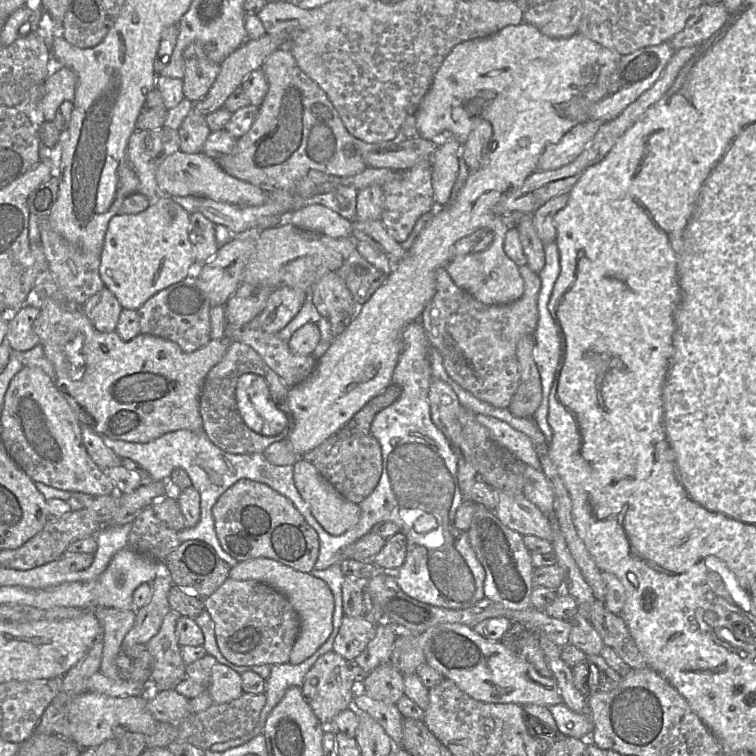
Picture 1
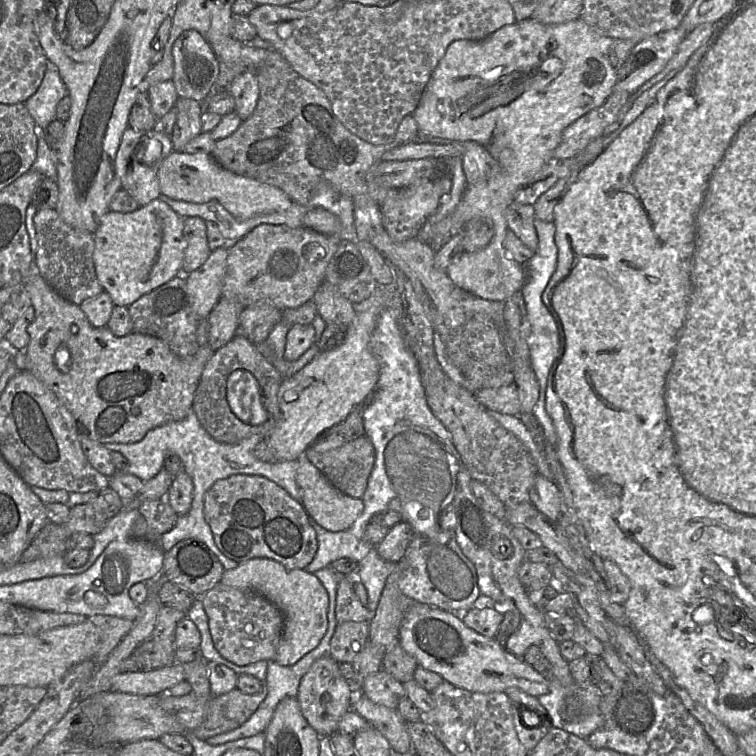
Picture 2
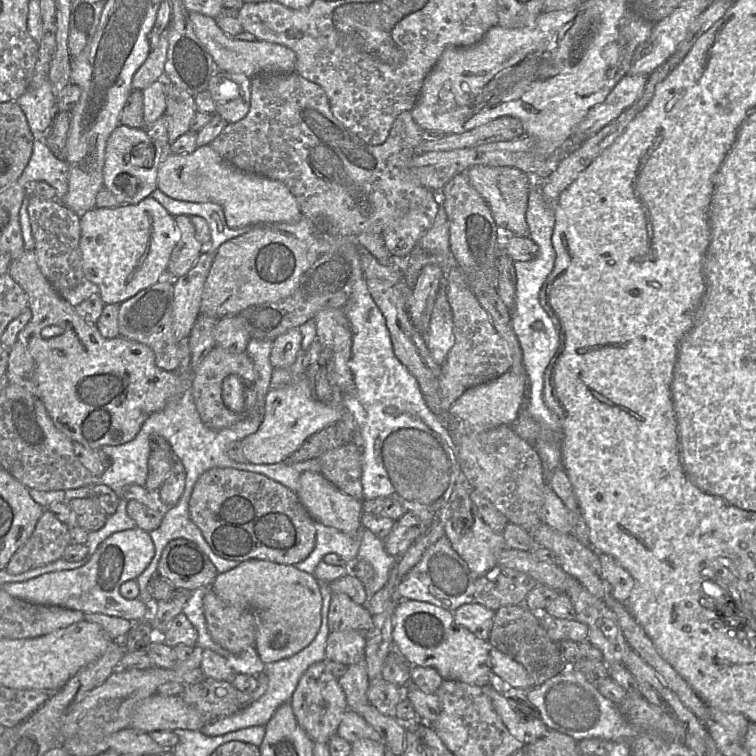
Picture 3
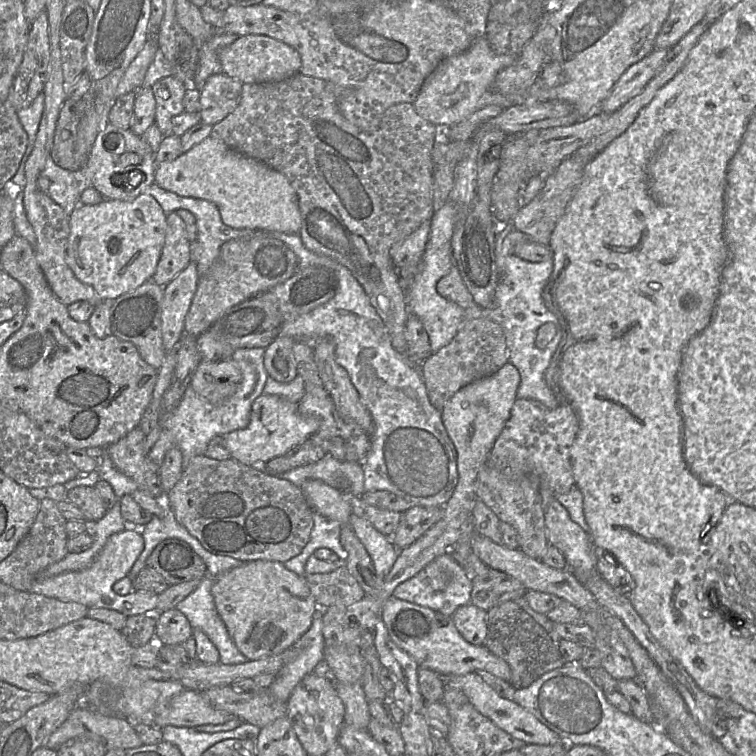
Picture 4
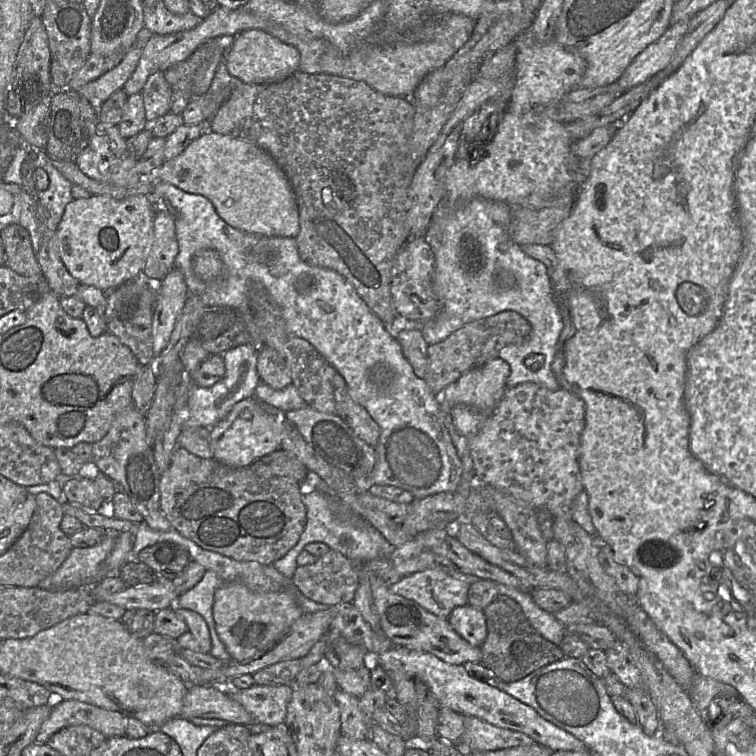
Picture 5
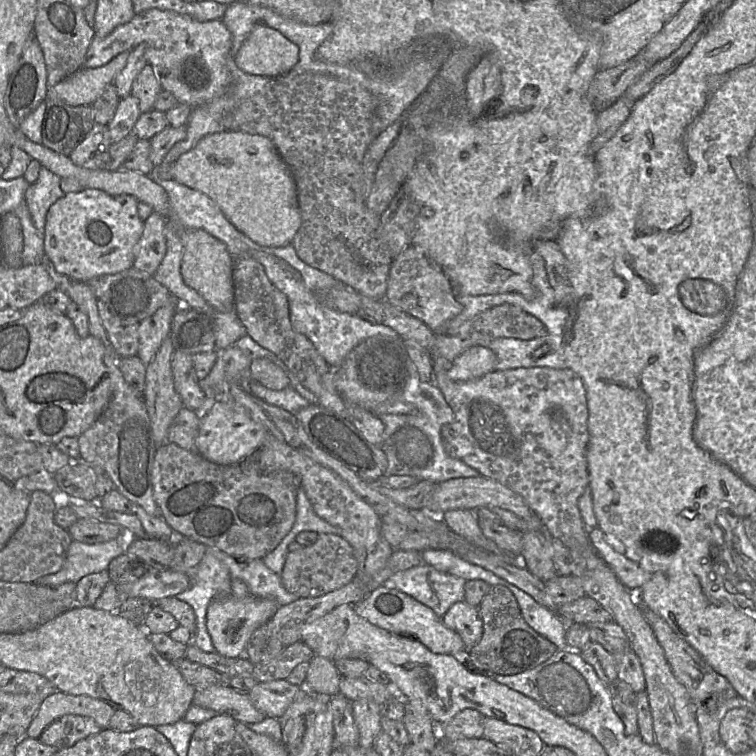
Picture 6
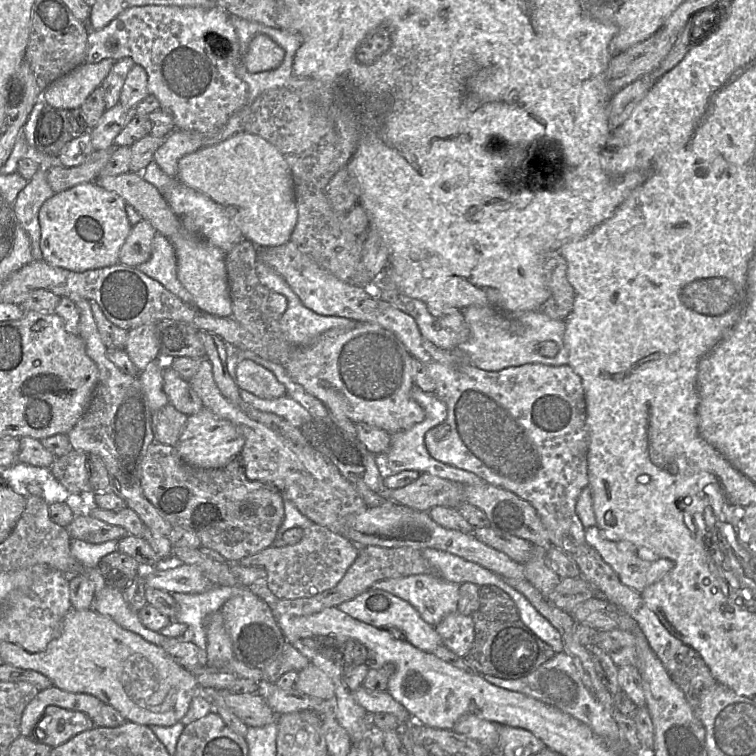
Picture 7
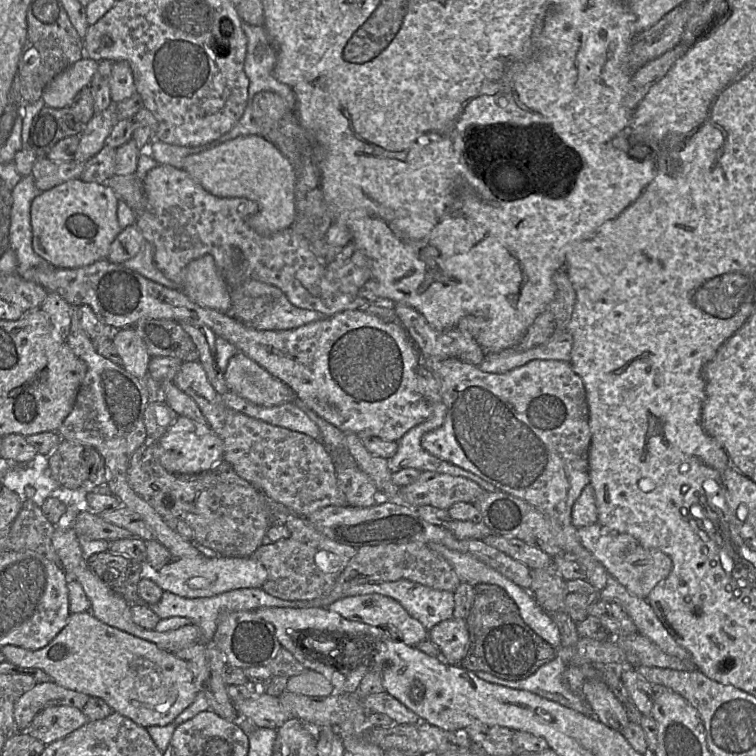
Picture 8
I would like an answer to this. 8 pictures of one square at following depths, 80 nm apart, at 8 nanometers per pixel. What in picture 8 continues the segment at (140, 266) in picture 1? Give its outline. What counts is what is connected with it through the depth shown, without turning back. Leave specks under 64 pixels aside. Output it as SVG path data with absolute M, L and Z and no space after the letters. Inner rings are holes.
M71 179L41 191L30 208L32 247L58 268L77 268L107 258L110 246L123 229L117 219L118 196L107 185Z

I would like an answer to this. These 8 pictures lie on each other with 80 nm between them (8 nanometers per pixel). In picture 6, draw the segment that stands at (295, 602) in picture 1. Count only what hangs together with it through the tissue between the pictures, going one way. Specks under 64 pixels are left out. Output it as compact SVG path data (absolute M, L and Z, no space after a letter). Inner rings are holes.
M233 595L222 596L212 601L206 615L206 627L211 637L215 653L225 658L243 656L253 633L267 623L279 607L273 598L244 597Z

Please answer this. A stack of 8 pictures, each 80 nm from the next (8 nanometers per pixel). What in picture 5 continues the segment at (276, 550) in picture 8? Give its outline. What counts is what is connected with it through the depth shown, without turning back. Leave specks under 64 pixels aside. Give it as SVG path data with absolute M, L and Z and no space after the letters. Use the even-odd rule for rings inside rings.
M330 549L313 564L298 566L290 582L303 596L314 602L328 606L352 603L358 588L358 567L346 555Z

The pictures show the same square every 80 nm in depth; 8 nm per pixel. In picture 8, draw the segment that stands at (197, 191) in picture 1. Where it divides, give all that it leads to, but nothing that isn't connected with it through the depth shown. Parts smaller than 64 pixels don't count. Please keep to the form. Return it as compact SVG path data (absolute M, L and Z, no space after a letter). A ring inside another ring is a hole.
M260 135L225 141L186 158L183 170L204 189L218 197L242 197L255 201L258 211L248 224L260 234L273 234L292 227L296 217L295 171L290 161Z

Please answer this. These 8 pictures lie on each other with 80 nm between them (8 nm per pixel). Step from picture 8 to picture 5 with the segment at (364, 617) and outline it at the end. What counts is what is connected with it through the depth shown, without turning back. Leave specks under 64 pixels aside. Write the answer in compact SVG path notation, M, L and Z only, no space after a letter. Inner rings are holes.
M371 576L371 590L379 614L383 632L396 645L428 652L446 663L463 665L466 662L481 661L480 647L470 645L449 624L447 618L441 618L420 606L413 600L393 594L382 578Z

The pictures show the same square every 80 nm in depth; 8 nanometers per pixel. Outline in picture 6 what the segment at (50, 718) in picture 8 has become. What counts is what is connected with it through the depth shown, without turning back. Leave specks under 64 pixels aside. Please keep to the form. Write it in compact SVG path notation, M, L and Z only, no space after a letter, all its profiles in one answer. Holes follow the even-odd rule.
M65 715L46 727L38 740L45 745L65 749L101 730L91 718Z

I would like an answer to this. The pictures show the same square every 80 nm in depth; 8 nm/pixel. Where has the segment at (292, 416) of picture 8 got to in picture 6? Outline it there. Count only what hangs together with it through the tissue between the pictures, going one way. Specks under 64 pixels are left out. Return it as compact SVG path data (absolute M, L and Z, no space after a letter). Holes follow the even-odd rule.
M250 381L246 391L270 405L277 406L292 414L308 406L309 403L292 386L275 391L266 388L258 382Z

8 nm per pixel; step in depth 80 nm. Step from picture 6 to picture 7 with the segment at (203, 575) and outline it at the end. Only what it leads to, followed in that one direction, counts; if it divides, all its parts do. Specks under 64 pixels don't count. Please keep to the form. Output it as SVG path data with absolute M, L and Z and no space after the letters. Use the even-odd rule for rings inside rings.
M214 586L203 593L172 593L179 609L175 621L187 626L188 639L205 653L207 648L206 618L220 611L230 598L245 588L248 587Z

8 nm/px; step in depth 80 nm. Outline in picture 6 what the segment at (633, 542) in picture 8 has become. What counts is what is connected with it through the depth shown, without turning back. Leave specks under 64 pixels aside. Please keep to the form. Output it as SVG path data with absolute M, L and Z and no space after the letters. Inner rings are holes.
M598 527L590 529L589 538L599 557L612 569L618 580L635 594L649 581L651 574L627 555L616 552Z

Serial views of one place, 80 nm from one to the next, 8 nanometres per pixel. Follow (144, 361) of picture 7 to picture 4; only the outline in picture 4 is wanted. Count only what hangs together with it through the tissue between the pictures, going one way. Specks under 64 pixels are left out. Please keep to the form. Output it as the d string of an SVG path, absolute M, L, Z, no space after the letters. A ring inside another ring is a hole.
M190 263L164 286L161 306L161 332L164 349L174 351L183 337L185 317L198 287L197 266Z

